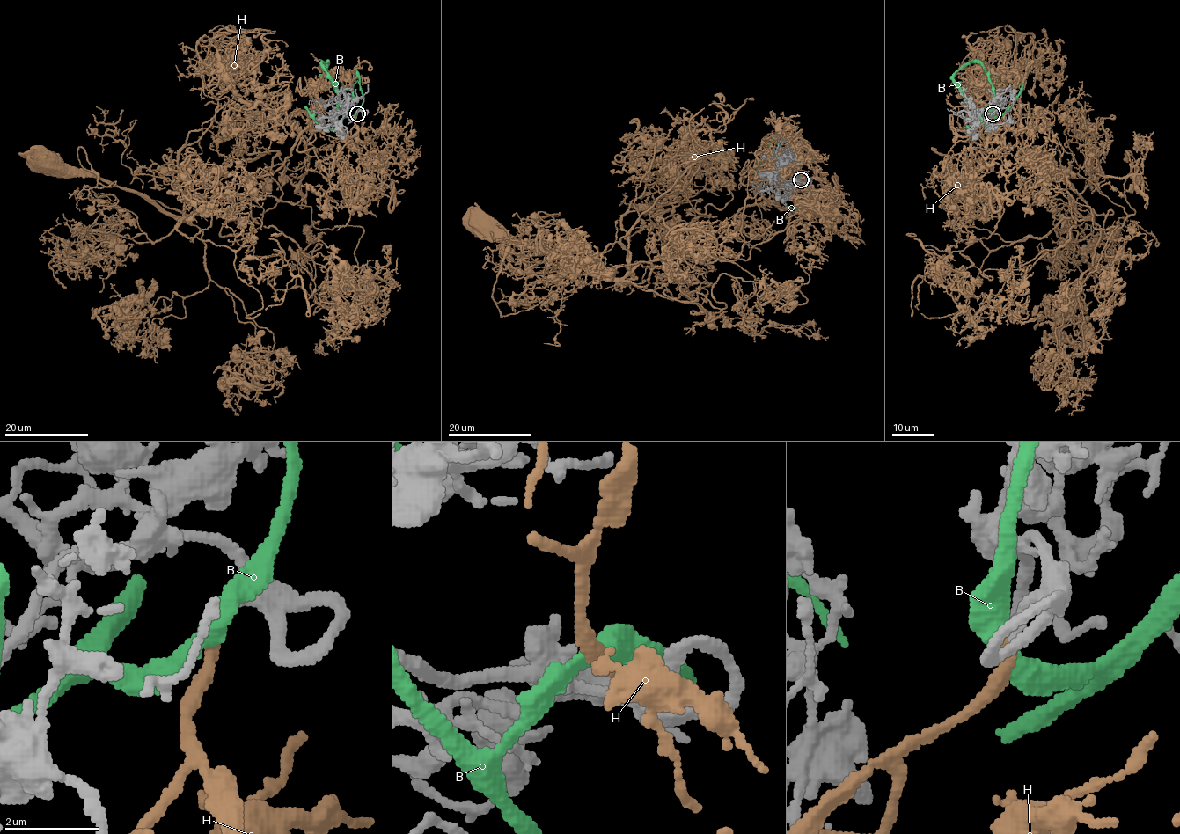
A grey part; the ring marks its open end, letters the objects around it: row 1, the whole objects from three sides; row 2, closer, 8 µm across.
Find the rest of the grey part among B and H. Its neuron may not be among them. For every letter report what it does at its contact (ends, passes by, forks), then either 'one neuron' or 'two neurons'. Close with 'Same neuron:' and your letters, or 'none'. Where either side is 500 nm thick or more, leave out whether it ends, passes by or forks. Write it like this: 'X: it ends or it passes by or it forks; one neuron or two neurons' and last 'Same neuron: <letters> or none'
B: it passes by; two neurons
H: it ends; one neuron
Same neuron: H

